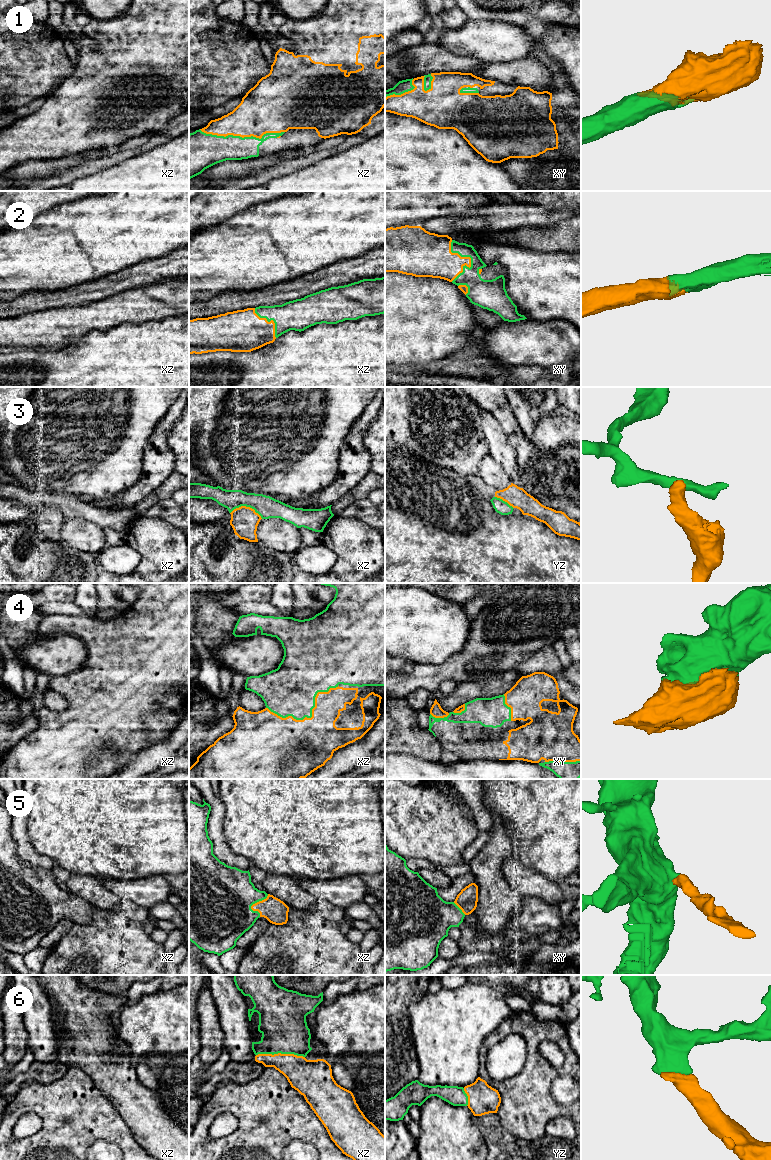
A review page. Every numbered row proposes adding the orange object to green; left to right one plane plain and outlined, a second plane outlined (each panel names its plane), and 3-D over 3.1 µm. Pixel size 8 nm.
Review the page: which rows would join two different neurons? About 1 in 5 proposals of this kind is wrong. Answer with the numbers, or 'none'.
3

